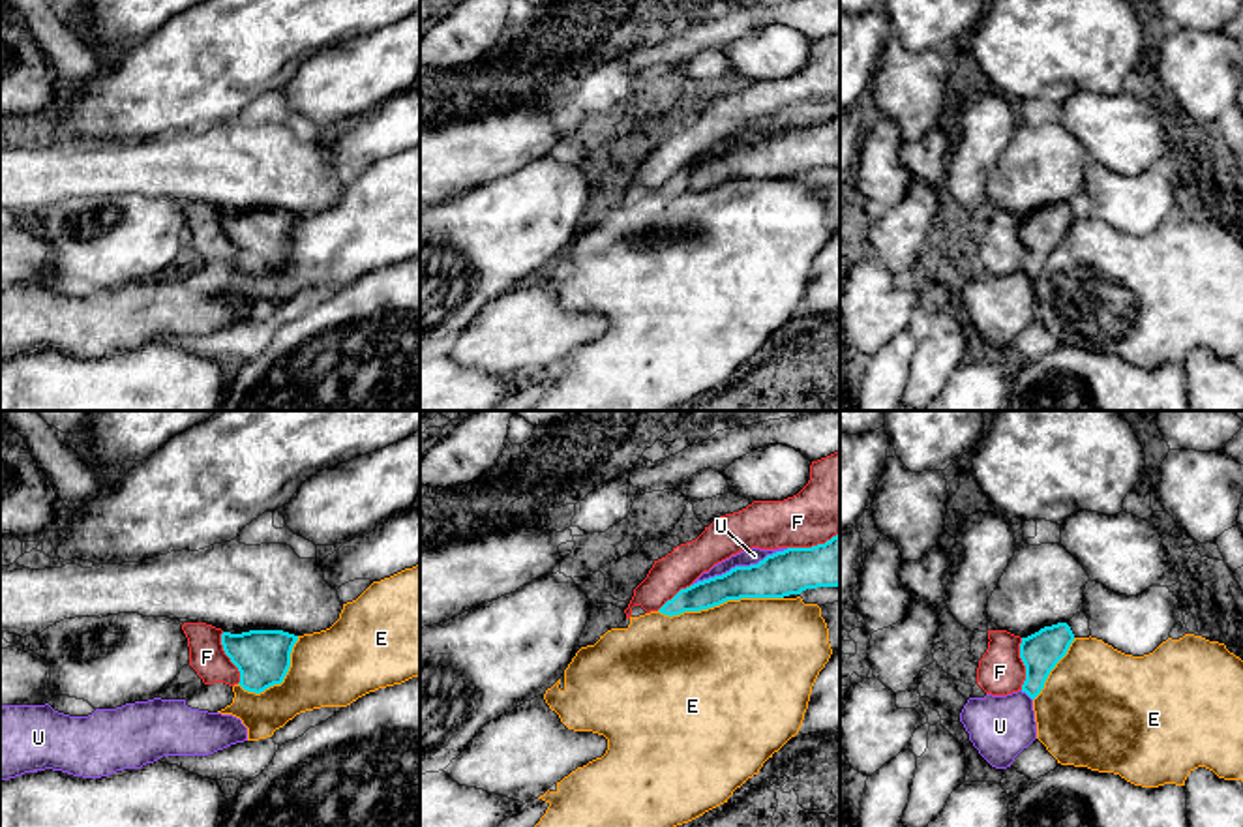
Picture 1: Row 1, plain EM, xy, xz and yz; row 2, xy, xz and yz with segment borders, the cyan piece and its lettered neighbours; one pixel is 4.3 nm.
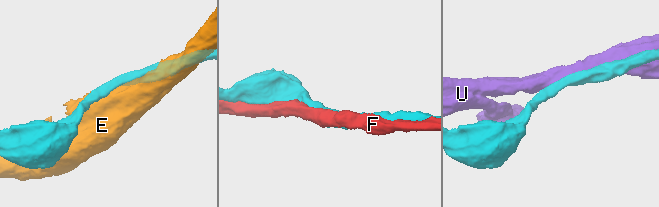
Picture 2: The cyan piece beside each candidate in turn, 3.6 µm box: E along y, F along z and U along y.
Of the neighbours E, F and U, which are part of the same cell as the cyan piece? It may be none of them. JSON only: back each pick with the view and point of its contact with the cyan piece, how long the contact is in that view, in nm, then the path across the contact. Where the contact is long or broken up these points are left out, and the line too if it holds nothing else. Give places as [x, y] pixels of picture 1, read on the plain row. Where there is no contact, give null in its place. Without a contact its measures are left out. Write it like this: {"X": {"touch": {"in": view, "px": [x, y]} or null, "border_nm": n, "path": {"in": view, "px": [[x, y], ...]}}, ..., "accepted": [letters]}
{"F": {"touch": {"in": "xy", "px": [229, 237]}, "border_nm": 240}, "accepted": ["F"]}

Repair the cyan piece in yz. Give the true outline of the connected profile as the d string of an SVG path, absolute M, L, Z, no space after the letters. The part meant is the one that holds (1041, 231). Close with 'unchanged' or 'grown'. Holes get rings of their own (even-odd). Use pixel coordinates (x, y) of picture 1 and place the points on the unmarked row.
M1057 203L1027 218L988 210L988 219L988 229L979 240L977 264L992 276L1022 270L1035 279L1050 251L1067 234L1074 214L1067 203Z | grown

